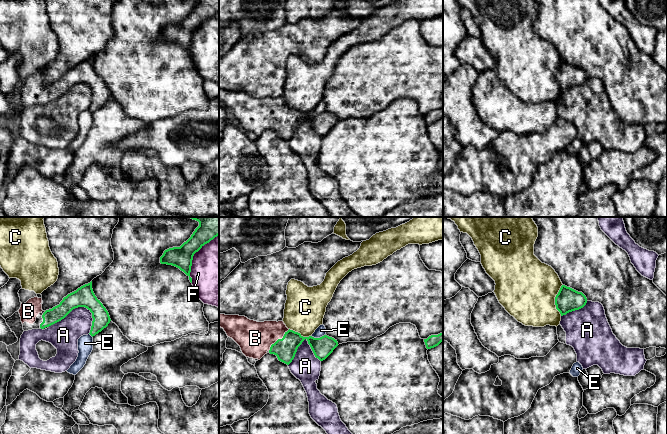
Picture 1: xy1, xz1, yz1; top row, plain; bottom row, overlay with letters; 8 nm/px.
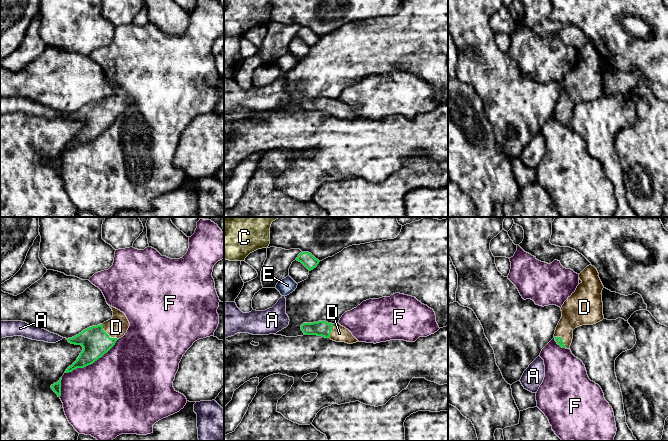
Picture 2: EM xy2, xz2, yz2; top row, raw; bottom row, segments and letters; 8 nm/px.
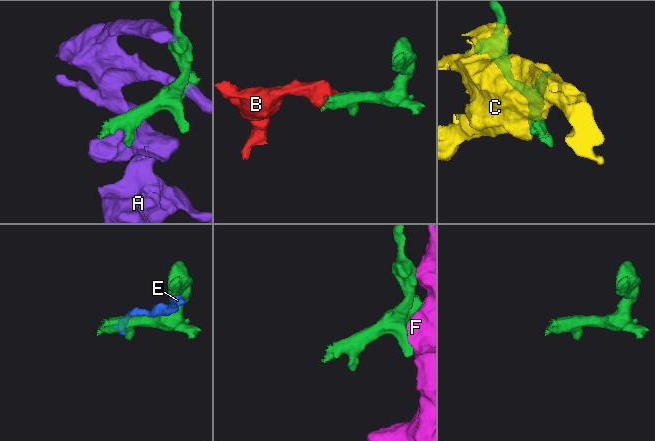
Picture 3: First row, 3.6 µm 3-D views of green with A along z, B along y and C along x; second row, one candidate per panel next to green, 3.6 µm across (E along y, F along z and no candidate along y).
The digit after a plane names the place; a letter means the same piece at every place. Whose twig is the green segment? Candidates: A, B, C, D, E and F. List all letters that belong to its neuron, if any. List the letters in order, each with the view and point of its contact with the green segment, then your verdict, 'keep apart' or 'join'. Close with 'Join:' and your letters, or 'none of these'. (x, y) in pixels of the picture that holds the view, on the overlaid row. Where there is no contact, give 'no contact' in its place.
A: xy1 (70, 311) | keep apart
B: xz1 (278, 339) | join
C: yz1 (555, 300) | keep apart
D: xy2 (107, 334) | join
E: xz1 (318, 338) | keep apart
F: xy2 (92, 363) | keep apart
Join: B, D

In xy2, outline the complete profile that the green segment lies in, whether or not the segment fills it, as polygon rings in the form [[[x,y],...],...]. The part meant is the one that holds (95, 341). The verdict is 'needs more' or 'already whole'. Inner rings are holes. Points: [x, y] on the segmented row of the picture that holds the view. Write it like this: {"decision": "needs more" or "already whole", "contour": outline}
{"decision": "needs more", "contour": [[[112,306],[110,308],[113,311],[113,317],[110,320],[89,327],[78,335],[67,339],[71,344],[81,345],[83,350],[65,373],[93,364],[107,353],[119,338],[125,335],[130,326],[126,315]]]}

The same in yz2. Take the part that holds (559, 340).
{"decision": "needs more", "contour": [[[589,265],[580,274],[582,281],[561,307],[562,317],[554,338],[562,348],[570,348],[573,330],[582,325],[593,325],[604,319],[602,290],[597,269]]]}

